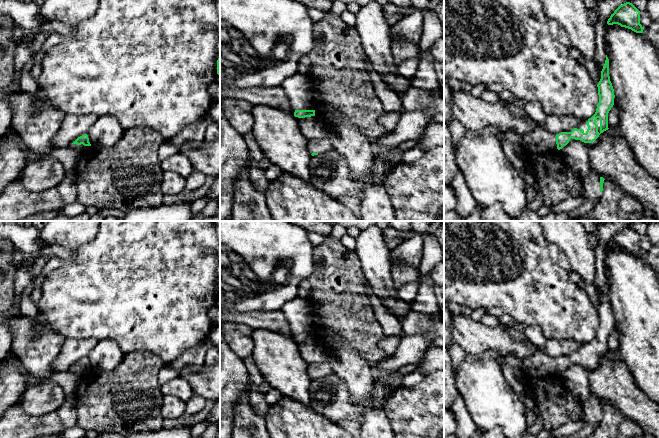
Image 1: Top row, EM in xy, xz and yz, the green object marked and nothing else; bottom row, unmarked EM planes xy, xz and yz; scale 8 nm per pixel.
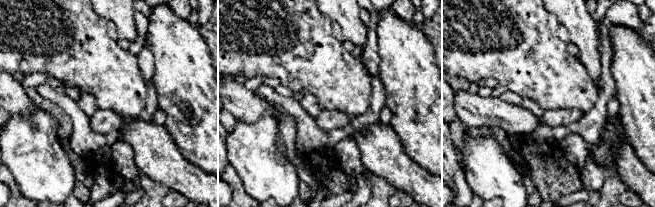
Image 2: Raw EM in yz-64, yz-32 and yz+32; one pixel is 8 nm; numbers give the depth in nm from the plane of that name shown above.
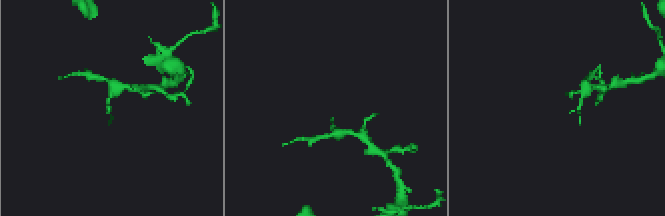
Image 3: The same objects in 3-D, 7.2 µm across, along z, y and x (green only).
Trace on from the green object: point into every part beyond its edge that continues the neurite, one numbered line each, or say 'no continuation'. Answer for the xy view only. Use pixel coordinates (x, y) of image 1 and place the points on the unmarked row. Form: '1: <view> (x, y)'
1: xy (81, 371)

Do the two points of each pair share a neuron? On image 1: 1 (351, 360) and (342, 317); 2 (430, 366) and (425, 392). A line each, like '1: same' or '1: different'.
1: different
2: different

